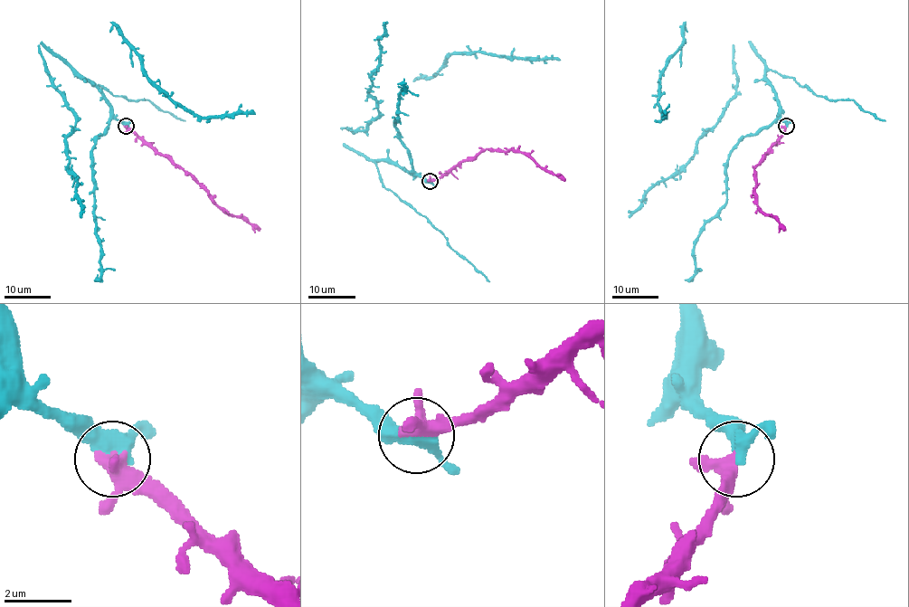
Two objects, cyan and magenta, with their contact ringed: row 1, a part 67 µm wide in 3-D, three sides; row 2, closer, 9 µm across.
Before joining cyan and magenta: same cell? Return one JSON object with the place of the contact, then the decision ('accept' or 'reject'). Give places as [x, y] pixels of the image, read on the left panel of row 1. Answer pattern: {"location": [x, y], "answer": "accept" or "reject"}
{"location": [126, 126], "answer": "accept"}

